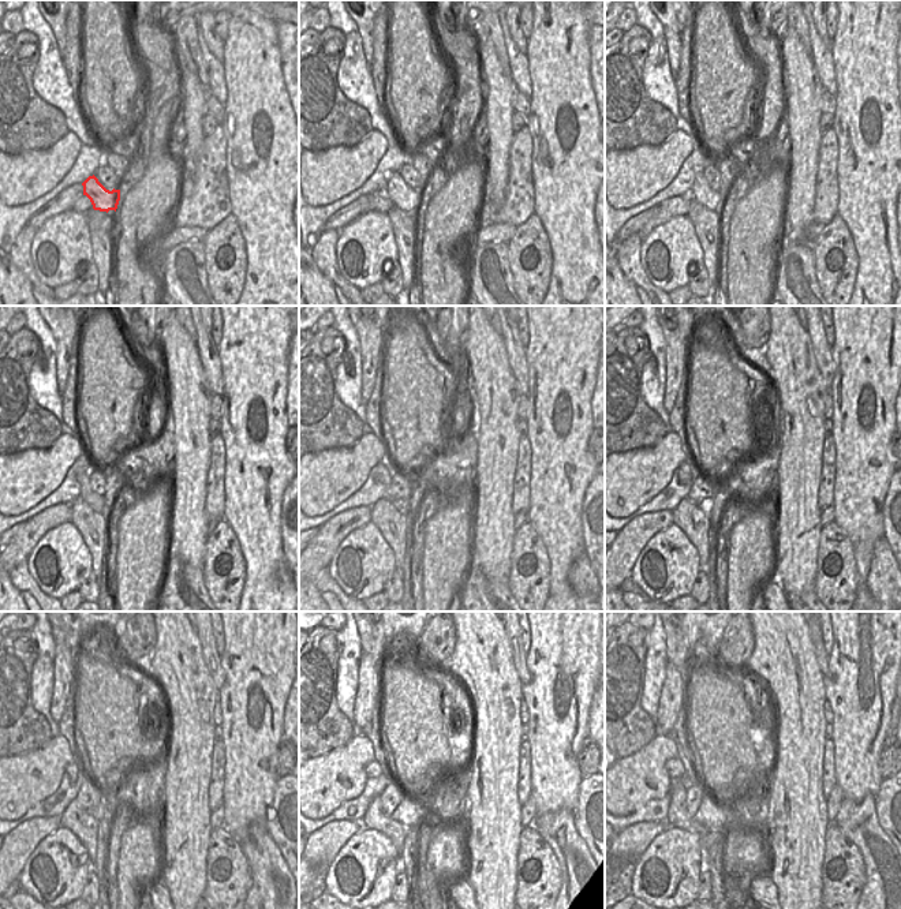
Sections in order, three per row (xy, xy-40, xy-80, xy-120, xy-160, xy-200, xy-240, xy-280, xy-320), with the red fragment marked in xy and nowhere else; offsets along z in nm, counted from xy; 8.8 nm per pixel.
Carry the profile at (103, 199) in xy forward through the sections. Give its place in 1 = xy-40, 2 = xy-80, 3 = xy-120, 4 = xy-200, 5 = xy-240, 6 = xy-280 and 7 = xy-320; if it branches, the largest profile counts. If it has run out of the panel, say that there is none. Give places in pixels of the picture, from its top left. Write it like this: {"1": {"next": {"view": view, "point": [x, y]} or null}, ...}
{"1": {"next": {"view": "xy-40", "point": [403, 197]}}, "2": {"next": {"view": "xy-80", "point": [701, 191]}}, "3": {"next": {"view": "xy-120", "point": [96, 501]}}, "4": {"next": {"view": "xy-200", "point": [688, 471]}}, "5": {"next": {"view": "xy-240", "point": [71, 770]}}, "6": {"next": {"view": "xy-280", "point": [373, 770]}}, "7": {"next": {"view": "xy-320", "point": [675, 767]}}}

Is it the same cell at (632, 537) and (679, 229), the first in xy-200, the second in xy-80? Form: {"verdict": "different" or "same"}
{"verdict": "different"}

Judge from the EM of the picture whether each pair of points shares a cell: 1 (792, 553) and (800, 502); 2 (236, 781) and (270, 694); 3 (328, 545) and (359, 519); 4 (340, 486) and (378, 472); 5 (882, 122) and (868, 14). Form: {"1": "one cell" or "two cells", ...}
{"1": "one cell", "2": "one cell", "3": "one cell", "4": "two cells", "5": "one cell"}

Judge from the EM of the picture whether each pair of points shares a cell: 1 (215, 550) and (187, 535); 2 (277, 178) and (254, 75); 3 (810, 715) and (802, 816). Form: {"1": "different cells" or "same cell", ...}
{"1": "different cells", "2": "same cell", "3": "same cell"}

